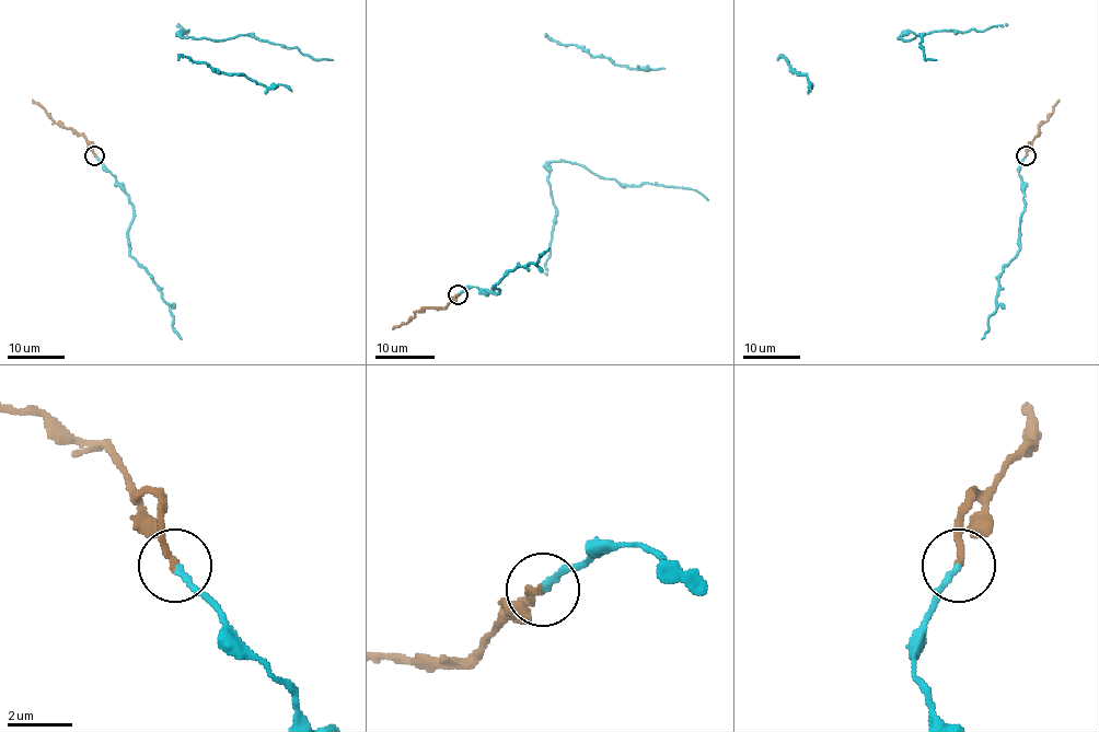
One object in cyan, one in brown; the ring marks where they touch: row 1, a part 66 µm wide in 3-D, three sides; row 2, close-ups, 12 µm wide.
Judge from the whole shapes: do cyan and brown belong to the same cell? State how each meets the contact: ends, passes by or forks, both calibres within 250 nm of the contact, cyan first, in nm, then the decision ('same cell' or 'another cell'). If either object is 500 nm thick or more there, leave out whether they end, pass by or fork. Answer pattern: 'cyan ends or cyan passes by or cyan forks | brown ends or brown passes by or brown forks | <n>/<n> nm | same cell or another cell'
cyan ends | brown ends | 200/200 nm | same cell

